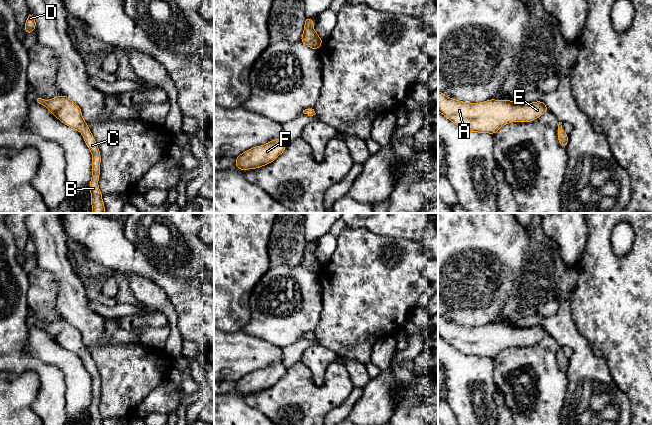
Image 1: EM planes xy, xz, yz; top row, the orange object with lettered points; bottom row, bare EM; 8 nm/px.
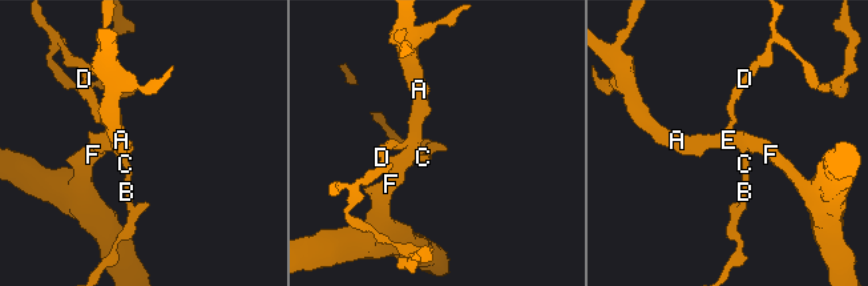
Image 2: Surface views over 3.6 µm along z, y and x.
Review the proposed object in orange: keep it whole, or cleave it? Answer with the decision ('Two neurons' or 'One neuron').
One neuron

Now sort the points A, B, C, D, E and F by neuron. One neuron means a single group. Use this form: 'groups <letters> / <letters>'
groups A B C D E F

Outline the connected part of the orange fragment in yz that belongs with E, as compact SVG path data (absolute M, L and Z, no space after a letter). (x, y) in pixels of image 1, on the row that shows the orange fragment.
M438 91L438 112L467 132L494 135L511 122L531 122L548 107L543 101L518 104L512 100L490 99L480 103L462 102Z

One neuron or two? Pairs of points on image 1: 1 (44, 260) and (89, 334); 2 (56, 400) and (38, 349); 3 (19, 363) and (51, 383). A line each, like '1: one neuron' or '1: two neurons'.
1: one neuron
2: two neurons
3: one neuron

